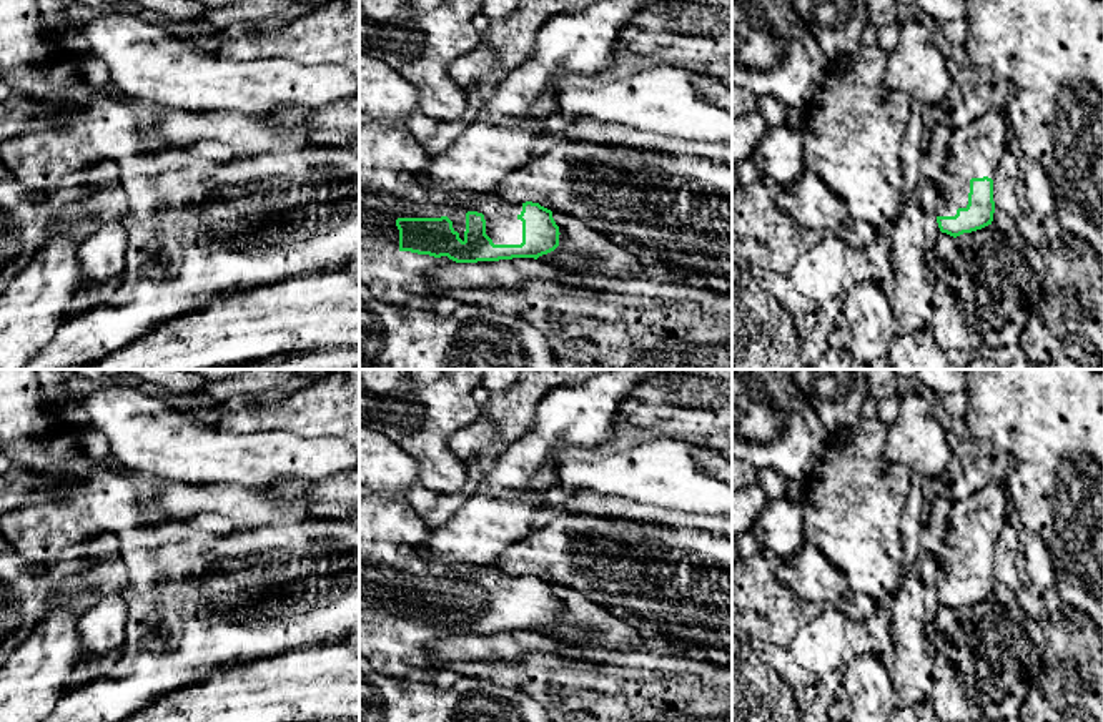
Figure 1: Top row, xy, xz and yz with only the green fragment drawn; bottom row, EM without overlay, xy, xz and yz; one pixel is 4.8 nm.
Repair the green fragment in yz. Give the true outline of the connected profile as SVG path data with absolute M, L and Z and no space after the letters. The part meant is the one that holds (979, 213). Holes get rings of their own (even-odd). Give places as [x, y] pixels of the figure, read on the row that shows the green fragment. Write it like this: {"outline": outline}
{"outline": "M997 108L955 126L938 183L937 223L953 238L993 221L993 176L1008 151L1007 115Z"}

